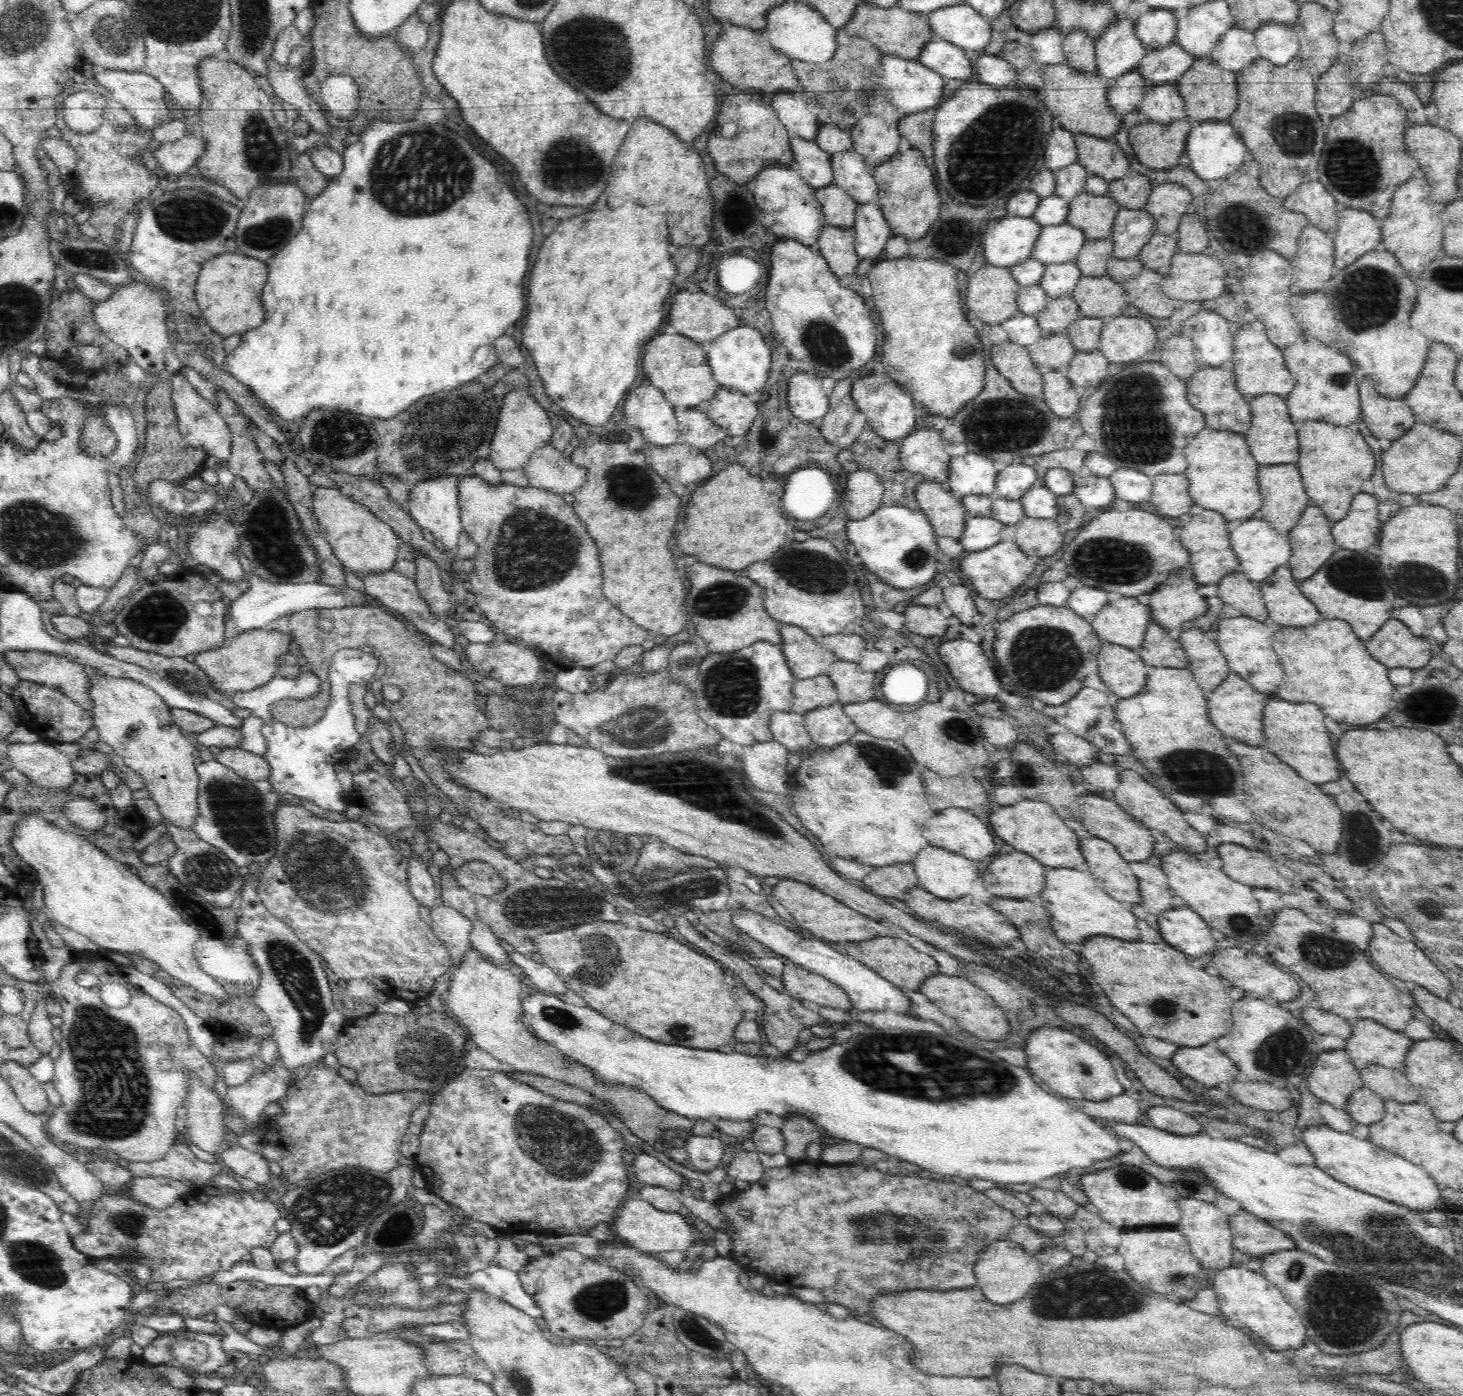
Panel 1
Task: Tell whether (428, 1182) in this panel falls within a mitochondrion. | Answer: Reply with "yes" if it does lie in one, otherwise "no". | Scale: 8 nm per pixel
no

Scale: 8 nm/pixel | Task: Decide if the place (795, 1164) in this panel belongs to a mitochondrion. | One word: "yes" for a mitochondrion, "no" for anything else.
no

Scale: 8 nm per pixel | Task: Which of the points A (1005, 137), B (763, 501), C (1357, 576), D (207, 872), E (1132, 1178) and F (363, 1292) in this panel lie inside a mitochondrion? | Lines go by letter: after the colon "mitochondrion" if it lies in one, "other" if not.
A: mitochondrion
B: other
C: mitochondrion
D: mitochondrion
E: mitochondrion
F: other

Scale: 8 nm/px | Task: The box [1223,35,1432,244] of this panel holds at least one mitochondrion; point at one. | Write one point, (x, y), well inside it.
(1337, 170)

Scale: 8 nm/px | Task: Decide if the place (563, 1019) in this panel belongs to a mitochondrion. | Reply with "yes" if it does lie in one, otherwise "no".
yes

